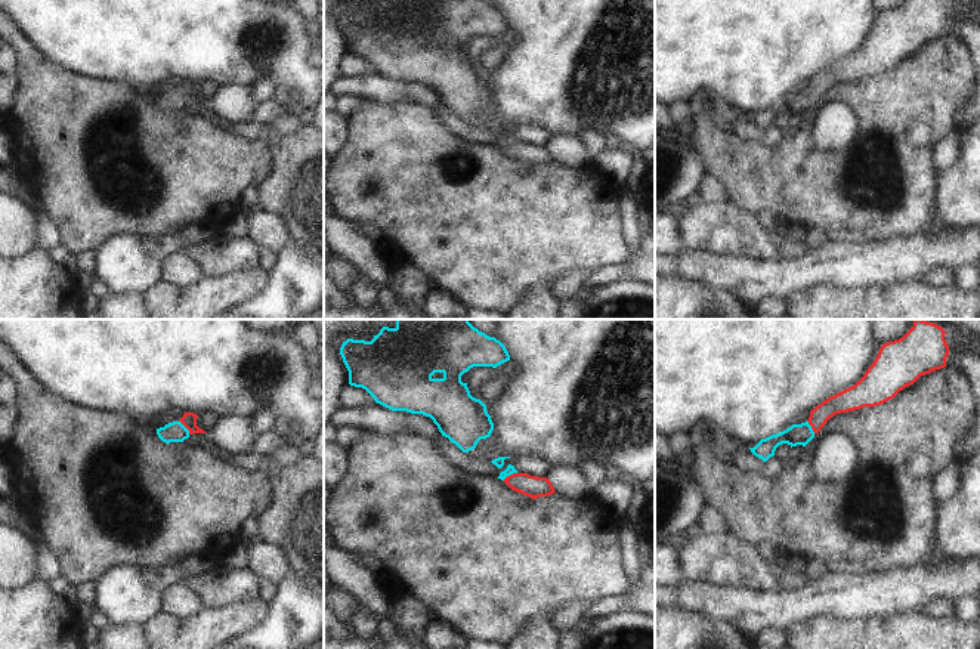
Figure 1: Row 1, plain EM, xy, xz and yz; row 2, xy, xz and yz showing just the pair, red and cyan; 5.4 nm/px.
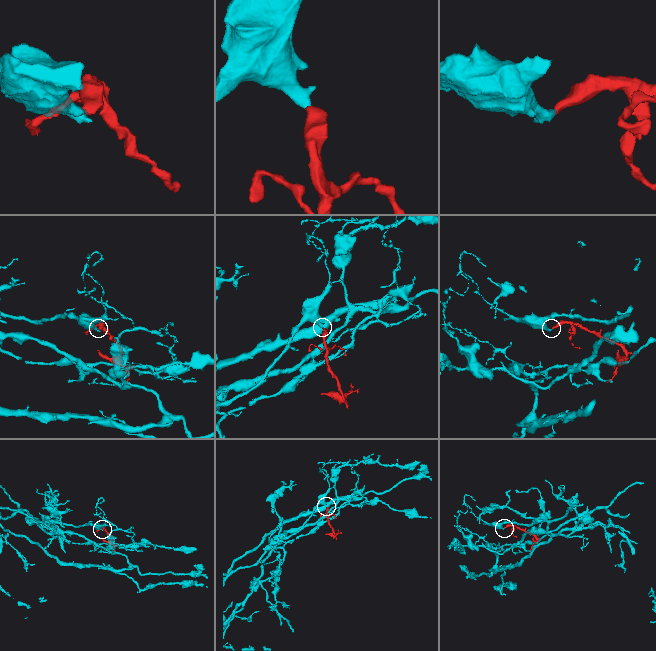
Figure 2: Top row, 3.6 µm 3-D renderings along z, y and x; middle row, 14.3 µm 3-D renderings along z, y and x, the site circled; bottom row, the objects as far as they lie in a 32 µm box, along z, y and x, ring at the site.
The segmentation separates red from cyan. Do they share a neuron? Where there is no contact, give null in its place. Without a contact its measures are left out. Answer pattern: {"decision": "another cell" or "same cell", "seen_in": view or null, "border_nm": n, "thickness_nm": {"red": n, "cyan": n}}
{"decision": "same cell", "seen_in": "xy", "border_nm": 100, "thickness_nm": {"red": 80, "cyan": 110}}

